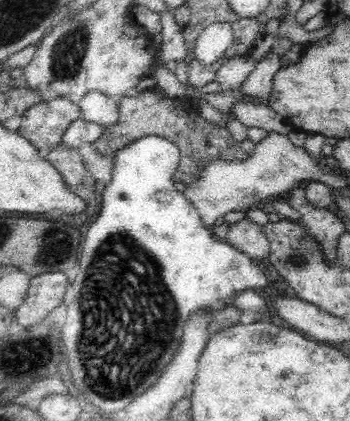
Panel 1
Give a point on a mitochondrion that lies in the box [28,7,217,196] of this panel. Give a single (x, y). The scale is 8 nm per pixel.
(68, 53)

